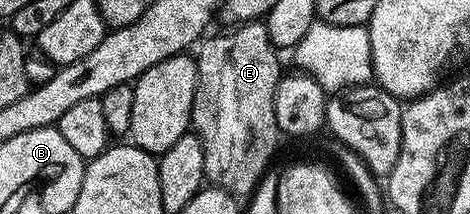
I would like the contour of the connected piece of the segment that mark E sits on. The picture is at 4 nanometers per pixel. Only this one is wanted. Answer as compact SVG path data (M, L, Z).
M262 20L248 21L246 25L237 25L226 31L228 33L219 33L216 37L208 36L198 46L198 49L200 48L199 53L197 52L199 89L195 92L193 99L191 125L203 141L204 178L212 186L225 189L232 195L240 195L239 193L251 195L272 164L270 163L271 156L274 155L275 148L281 140L275 114L275 92L281 76L280 54L271 41L269 31Z

